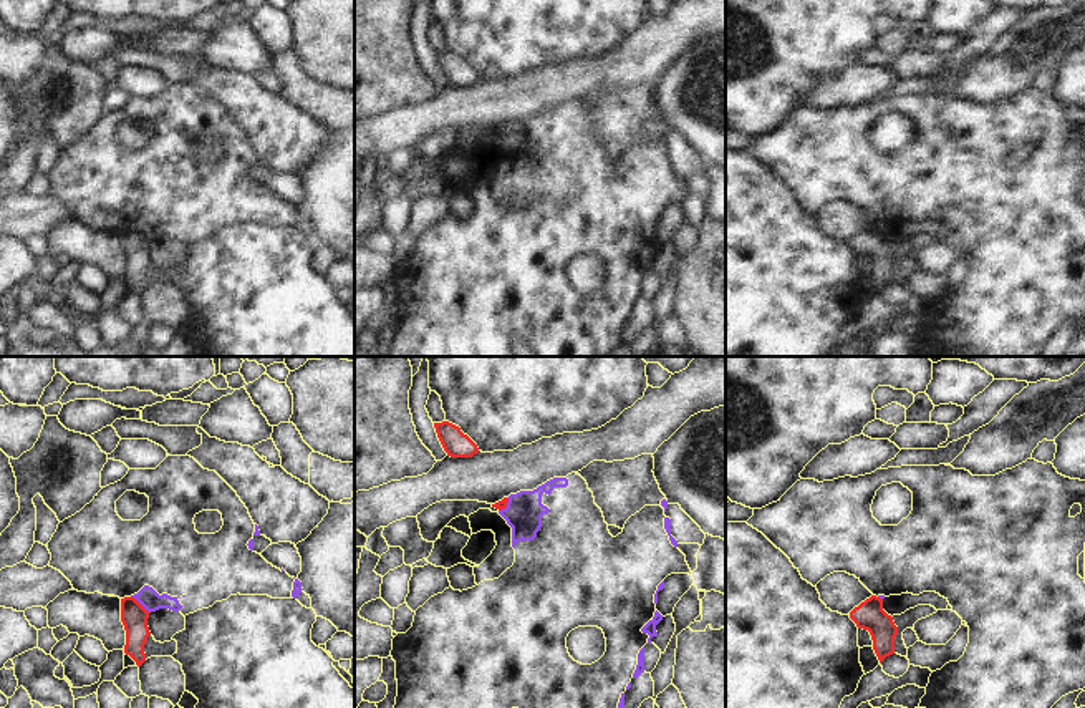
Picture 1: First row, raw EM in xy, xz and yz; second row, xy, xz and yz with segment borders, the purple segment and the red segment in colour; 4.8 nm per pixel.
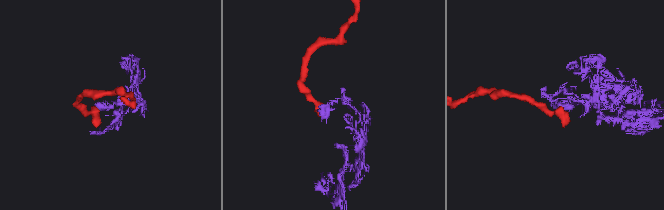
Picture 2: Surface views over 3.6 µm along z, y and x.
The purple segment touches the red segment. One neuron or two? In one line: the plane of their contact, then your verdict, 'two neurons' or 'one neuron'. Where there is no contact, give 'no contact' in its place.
xy | two neurons

